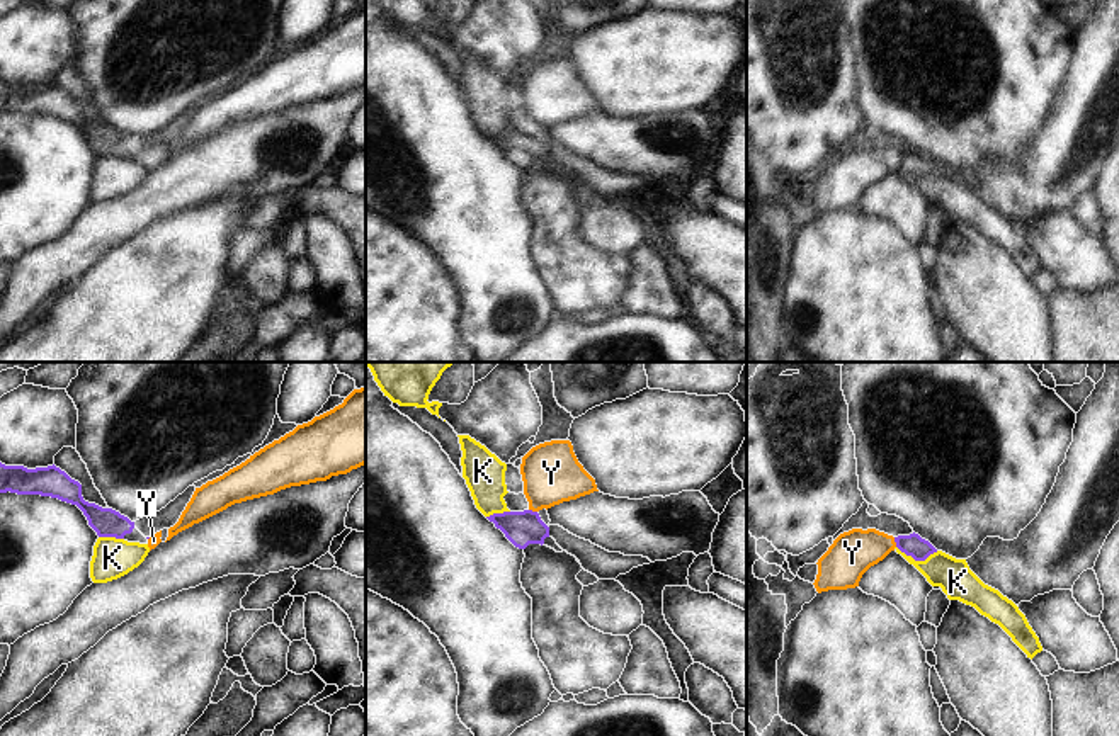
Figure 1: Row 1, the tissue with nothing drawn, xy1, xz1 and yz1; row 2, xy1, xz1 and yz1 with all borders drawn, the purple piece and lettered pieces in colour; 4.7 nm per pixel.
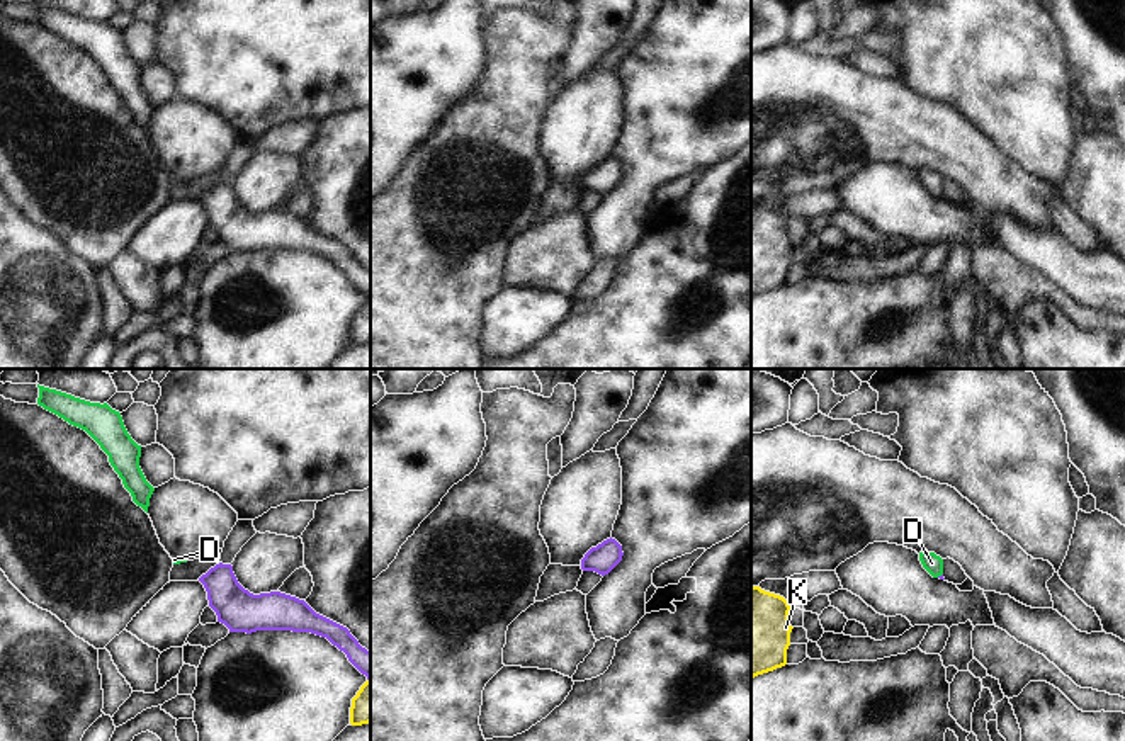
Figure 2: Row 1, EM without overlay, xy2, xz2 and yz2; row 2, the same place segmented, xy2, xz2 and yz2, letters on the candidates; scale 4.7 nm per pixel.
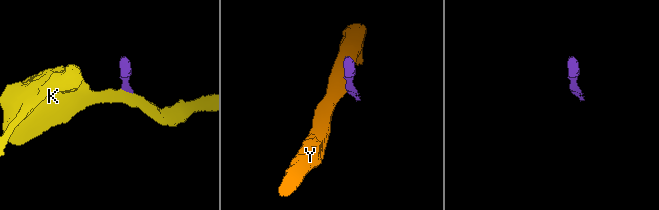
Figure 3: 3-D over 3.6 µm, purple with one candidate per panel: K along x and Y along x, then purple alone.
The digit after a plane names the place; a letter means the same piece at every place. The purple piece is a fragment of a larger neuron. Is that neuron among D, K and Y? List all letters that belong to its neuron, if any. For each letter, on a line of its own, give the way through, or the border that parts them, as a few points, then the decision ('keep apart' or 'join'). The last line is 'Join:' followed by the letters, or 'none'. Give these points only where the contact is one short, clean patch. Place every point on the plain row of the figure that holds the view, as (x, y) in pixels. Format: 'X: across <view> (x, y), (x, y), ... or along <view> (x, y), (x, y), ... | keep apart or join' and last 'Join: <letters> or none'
D: across yz2 (942, 194), (938, 196), (932, 182) | join
K: along yz1 (897, 165), (915, 179), (925, 179), (937, 170) | keep apart
Y: along yz1 (893, 157), (897, 165) | keep apart
Join: D

